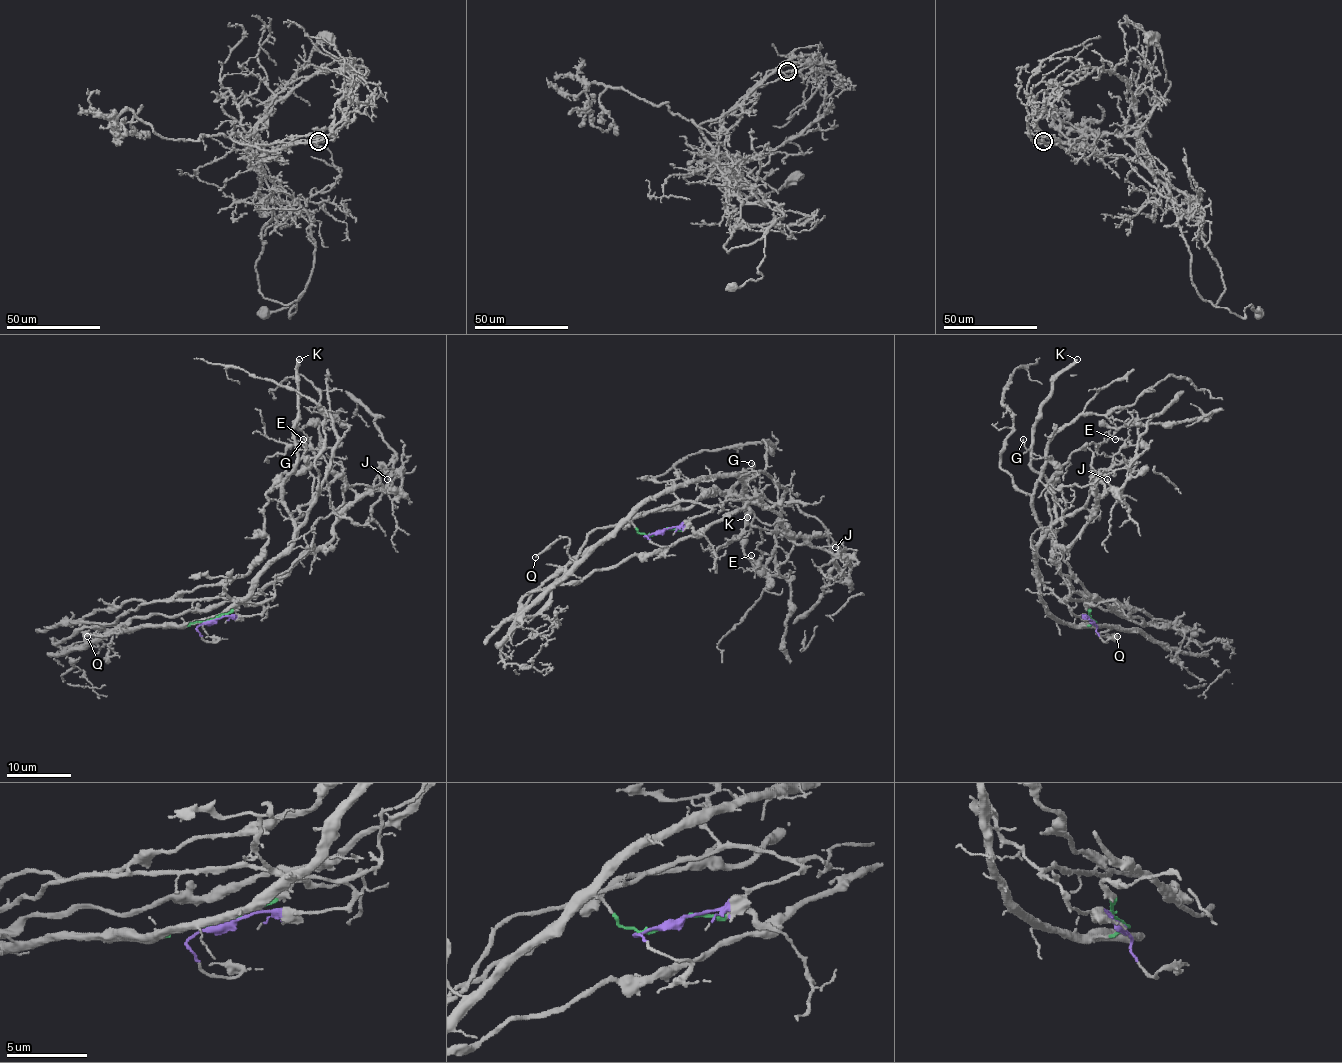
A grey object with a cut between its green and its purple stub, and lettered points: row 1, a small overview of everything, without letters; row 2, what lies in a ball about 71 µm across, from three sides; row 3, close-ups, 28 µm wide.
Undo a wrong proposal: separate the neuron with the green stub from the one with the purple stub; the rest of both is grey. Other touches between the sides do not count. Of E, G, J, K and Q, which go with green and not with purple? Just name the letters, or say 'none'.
E, G, K, Q

